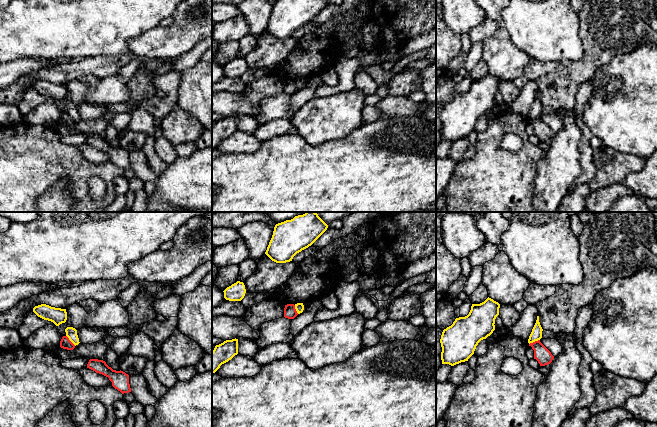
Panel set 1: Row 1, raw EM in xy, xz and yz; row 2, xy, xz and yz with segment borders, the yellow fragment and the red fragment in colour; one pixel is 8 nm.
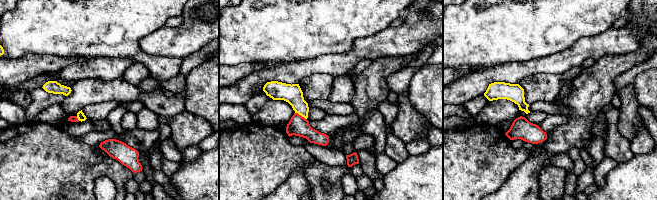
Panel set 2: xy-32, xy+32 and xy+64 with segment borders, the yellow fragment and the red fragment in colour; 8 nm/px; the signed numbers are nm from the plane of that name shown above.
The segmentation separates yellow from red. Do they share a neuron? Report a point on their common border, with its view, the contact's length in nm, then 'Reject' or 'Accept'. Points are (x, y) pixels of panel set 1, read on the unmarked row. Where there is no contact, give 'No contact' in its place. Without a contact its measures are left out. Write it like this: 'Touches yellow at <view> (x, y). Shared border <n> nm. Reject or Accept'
Touches yellow at yz (534, 117). Shared border 100 nm. Reject

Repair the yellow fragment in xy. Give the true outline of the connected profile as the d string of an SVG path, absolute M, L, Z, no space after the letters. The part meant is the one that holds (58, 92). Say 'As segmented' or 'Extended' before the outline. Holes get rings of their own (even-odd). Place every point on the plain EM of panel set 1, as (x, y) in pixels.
As segmented. M46 80L35 82L33 88L38 93L53 98L56 102L65 99L67 96L66 85L55 84Z

